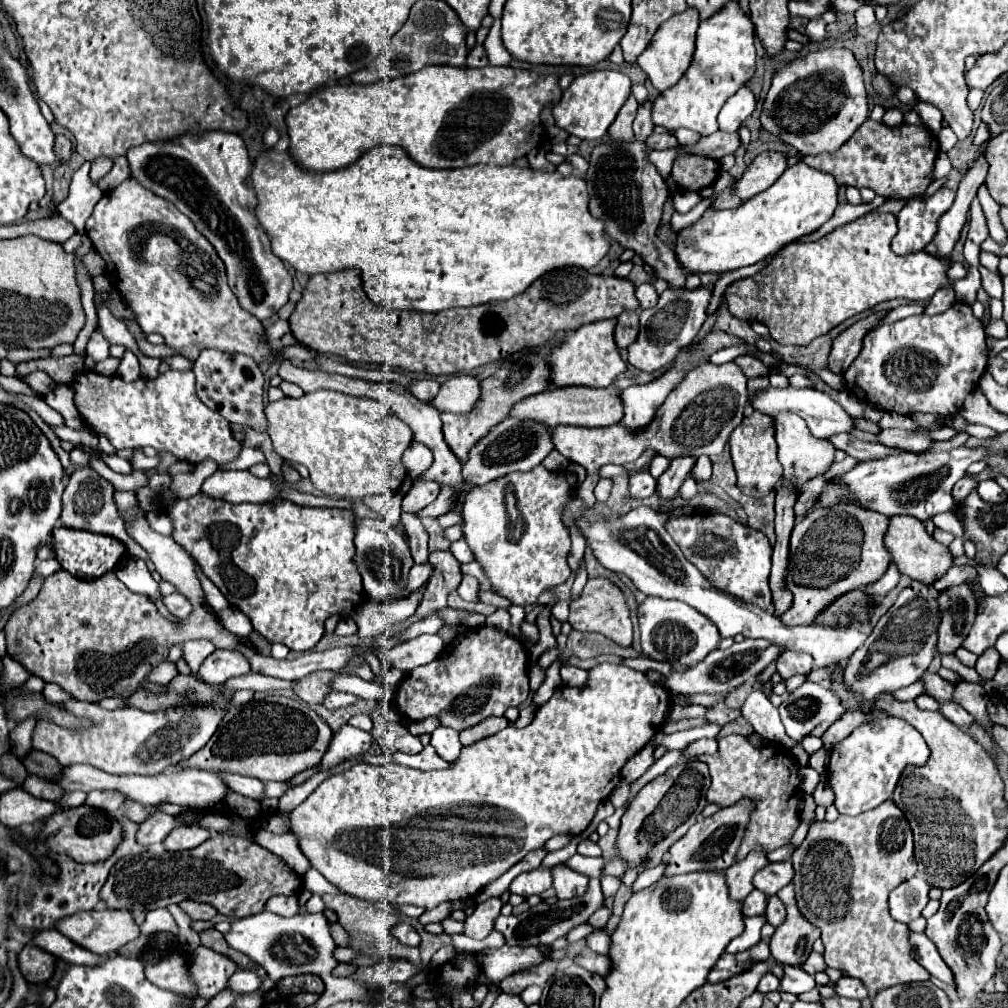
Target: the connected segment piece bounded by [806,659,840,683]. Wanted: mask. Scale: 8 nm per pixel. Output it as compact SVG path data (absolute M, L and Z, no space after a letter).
M813 659L812 671L806 674L807 680L814 683L828 681L830 680L831 673L833 673L839 666L839 664L831 664L827 667L819 667L819 665L815 665L815 659Z

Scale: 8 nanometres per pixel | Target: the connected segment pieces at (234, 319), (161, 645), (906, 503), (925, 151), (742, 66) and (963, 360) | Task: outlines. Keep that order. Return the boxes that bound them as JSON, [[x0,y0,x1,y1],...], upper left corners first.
[[85,177,279,363],[5,569,237,701],[833,447,985,521],[805,119,937,199],[653,1,755,135],[843,303,987,417]]

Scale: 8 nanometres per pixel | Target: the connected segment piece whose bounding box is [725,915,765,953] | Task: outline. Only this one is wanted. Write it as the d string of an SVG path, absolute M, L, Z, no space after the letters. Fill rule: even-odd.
M757 915L757 917L745 917L745 929L739 937L735 937L729 945L727 945L727 953L741 953L747 951L749 947L757 945L761 941L761 927L765 925L765 915Z

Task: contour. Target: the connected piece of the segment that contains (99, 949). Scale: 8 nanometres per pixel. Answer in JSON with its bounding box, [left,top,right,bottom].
[55,909,139,955]

